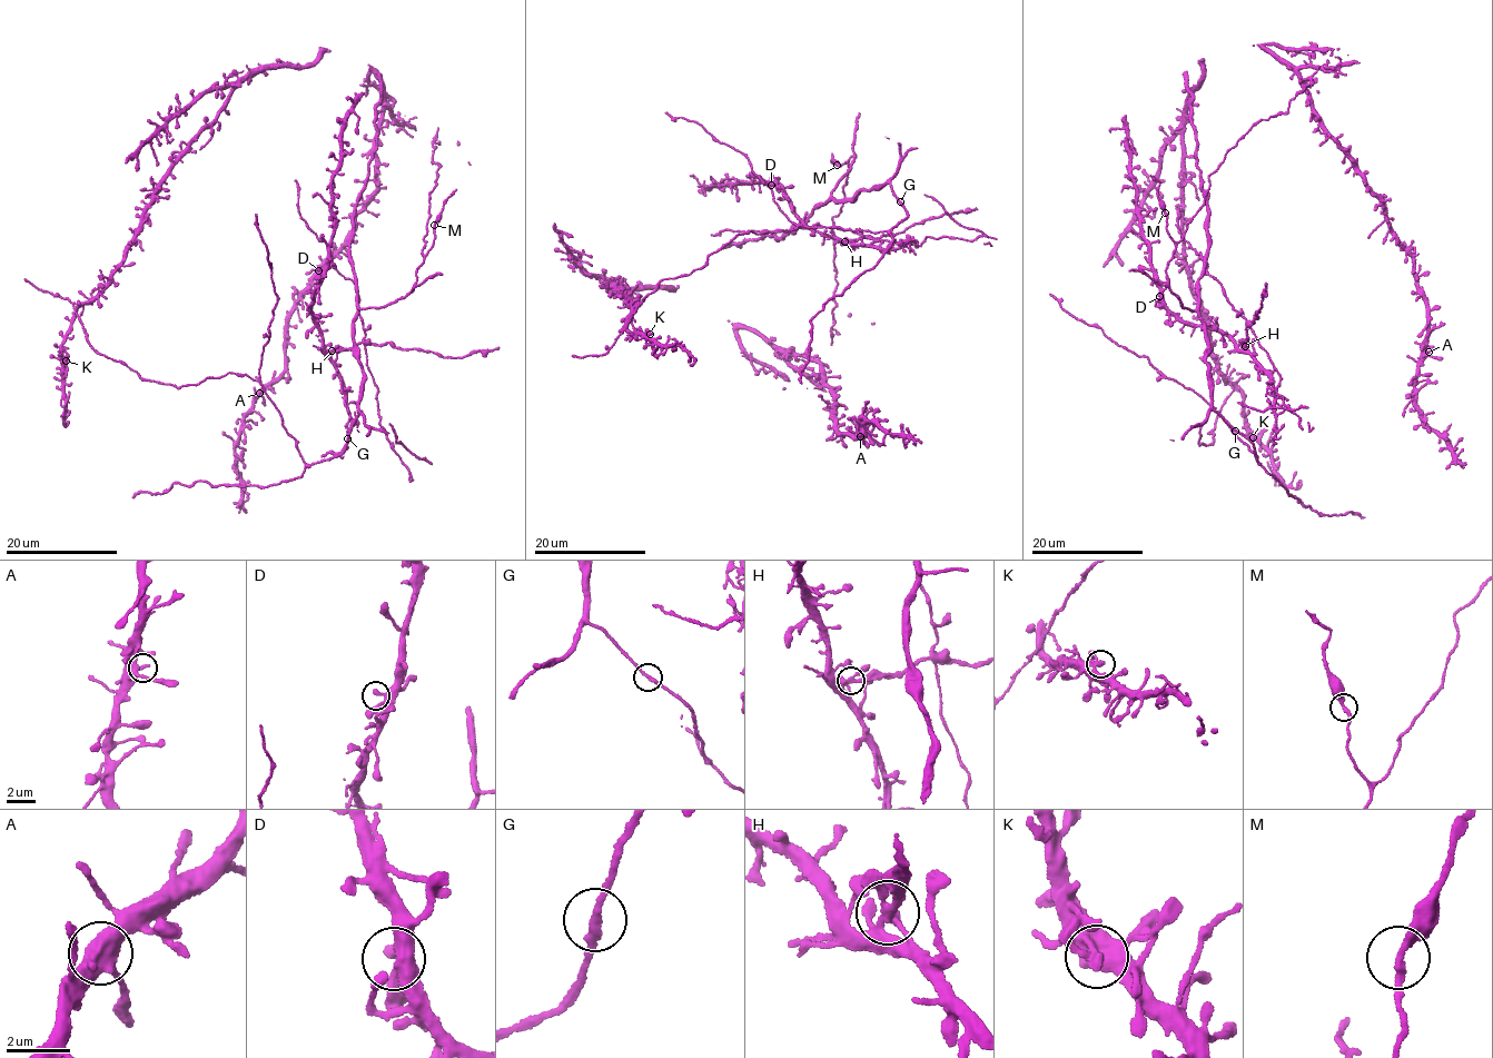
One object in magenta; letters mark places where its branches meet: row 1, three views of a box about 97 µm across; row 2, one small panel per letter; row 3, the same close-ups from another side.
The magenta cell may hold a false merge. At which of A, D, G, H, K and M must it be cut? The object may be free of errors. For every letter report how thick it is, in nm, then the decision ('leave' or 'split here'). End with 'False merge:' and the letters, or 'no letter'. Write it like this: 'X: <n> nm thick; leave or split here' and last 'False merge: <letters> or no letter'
A: 280 nm thick; leave
D: 260 nm thick; leave
G: 240 nm thick; leave
H: 280 nm thick; split here
K: 320 nm thick; leave
M: 280 nm thick; leave
False merge: H

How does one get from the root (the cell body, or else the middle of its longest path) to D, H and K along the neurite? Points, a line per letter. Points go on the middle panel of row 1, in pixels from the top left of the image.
D: (858, 193), (810, 217), (812, 226), (864, 236), (843, 241), (808, 226), (771, 185)
H: (858, 193), (837, 203), (832, 199), (812, 210), (810, 217), (812, 226), (849, 229), (864, 236), (846, 243)
K: (858, 193), (888, 181), (908, 215), (876, 233), (737, 234), (643, 298), (626, 326), (650, 334)

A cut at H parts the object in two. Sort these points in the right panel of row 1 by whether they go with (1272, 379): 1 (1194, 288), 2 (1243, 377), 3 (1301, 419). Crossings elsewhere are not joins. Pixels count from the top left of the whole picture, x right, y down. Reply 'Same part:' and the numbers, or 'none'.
Same part: 1, 2

